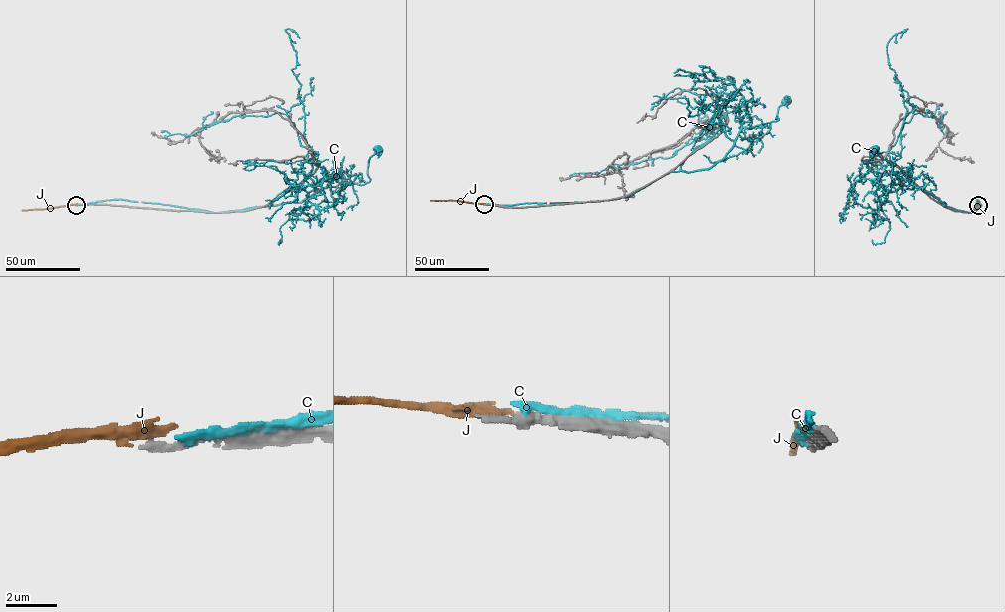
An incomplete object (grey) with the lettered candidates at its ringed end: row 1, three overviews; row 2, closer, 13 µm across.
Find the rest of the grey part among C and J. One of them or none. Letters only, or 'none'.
none

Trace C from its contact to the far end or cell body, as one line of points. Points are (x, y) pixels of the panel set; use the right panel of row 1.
C: (977, 204), (976, 199), (971, 212), (957, 210), (902, 178), (895, 185), (892, 164), (876, 148)

